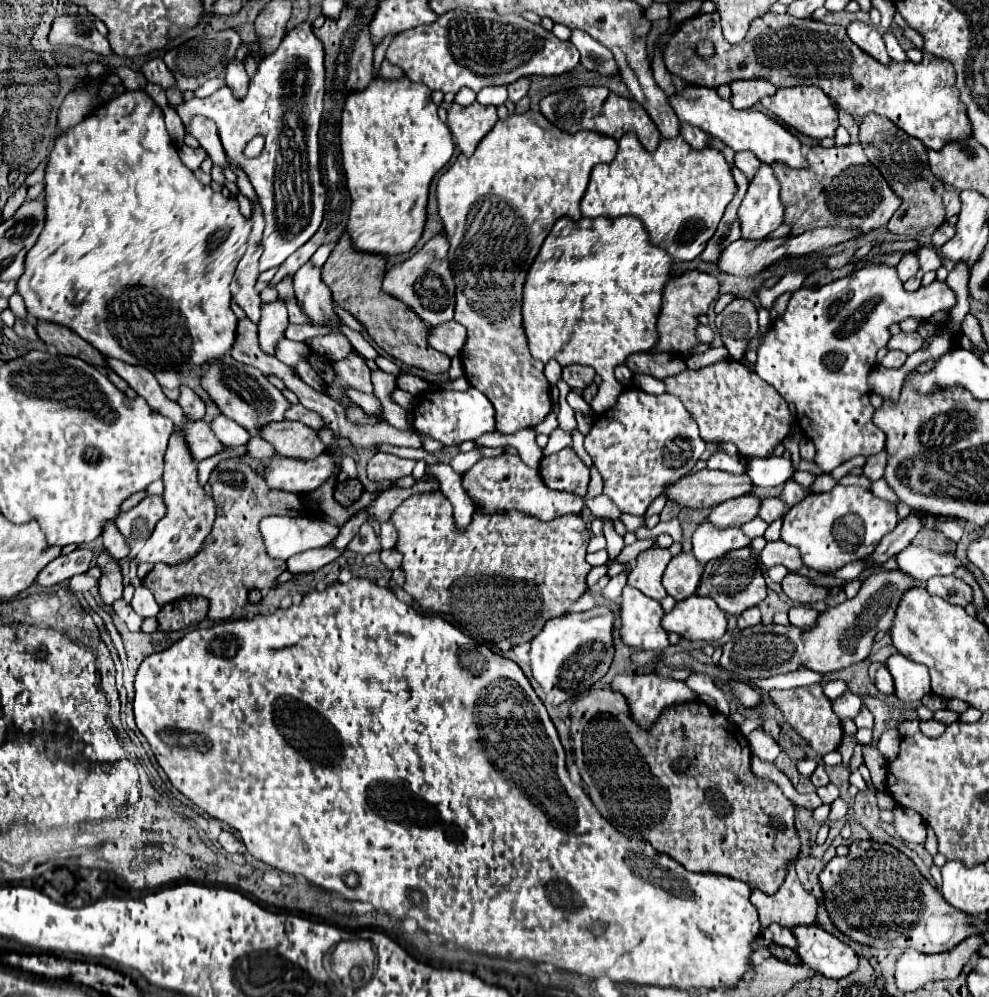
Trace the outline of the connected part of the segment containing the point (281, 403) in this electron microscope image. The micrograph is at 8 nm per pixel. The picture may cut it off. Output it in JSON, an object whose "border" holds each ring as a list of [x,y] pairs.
{"border":[[[225,355],[219,361],[211,361],[205,367],[207,373],[203,375],[203,389],[211,395],[211,399],[215,401],[215,405],[221,409],[225,417],[243,425],[253,437],[259,435],[265,425],[285,419],[289,401],[259,369],[243,365],[235,361],[231,355]]]}

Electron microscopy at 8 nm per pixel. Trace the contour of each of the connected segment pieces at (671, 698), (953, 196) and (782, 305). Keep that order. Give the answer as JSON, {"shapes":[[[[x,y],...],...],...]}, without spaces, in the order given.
{"shapes":[[[[621,673],[615,677],[613,687],[625,697],[627,705],[629,705],[629,713],[633,717],[633,721],[637,725],[641,725],[641,729],[651,729],[651,725],[657,721],[657,717],[671,705],[683,705],[687,701],[697,699],[697,693],[693,693],[685,681],[677,681],[671,677],[663,677],[659,673],[645,673],[645,675],[627,675]]],[[[947,189],[945,195],[943,195],[943,203],[945,203],[945,209],[947,209],[947,217],[959,215],[959,209],[961,209],[959,191],[955,191],[955,189]]],[[[785,293],[785,295],[781,295],[781,297],[775,301],[775,305],[773,305],[773,309],[771,309],[771,319],[773,319],[773,321],[785,313],[787,303],[789,303],[789,297],[791,297],[791,293]]]]}

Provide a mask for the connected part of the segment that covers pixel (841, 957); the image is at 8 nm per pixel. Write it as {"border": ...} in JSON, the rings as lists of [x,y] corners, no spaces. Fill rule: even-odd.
{"border":[[[793,927],[793,935],[799,941],[797,953],[803,963],[825,977],[843,979],[859,967],[857,953],[821,927]]]}

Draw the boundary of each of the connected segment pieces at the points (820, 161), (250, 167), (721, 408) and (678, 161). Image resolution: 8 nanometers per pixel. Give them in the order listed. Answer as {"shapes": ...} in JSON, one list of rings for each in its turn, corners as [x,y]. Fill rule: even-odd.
{"shapes":[[[[849,143],[845,147],[831,147],[831,149],[815,145],[809,149],[807,161],[809,161],[809,167],[801,169],[799,173],[797,173],[797,169],[791,169],[783,163],[773,163],[775,175],[781,183],[781,199],[785,205],[785,223],[791,225],[791,235],[801,235],[815,227],[851,227],[851,225],[861,227],[865,233],[869,233],[877,227],[885,227],[889,223],[891,215],[901,205],[901,199],[891,191],[891,187],[887,185],[887,181],[883,179],[879,169],[869,163],[869,159],[865,157],[859,143]]],[[[301,23],[295,29],[291,29],[279,49],[271,53],[271,57],[265,57],[259,63],[259,71],[251,79],[249,93],[243,101],[237,101],[229,87],[221,87],[211,97],[205,99],[191,99],[187,103],[175,105],[173,109],[179,113],[185,127],[196,114],[205,115],[217,123],[217,131],[221,137],[221,145],[227,153],[227,159],[233,167],[241,169],[247,179],[251,181],[259,203],[263,207],[265,215],[265,231],[263,231],[263,255],[259,263],[259,271],[267,271],[271,267],[279,267],[291,253],[295,253],[301,245],[305,245],[315,231],[319,229],[323,221],[323,209],[325,209],[325,189],[321,183],[321,167],[319,167],[319,125],[321,125],[321,113],[323,113],[323,95],[325,95],[325,69],[323,69],[323,43],[313,35],[313,29],[309,23]],[[263,135],[265,137],[265,149],[259,157],[245,157],[243,149],[251,137]]],[[[725,359],[699,371],[685,369],[679,375],[667,377],[663,383],[667,393],[679,397],[691,413],[705,443],[731,441],[743,459],[767,459],[791,429],[793,417],[787,401],[741,361]]],[[[625,133],[619,139],[619,151],[615,159],[607,165],[595,165],[591,171],[591,181],[581,201],[583,217],[619,217],[619,215],[633,215],[639,217],[651,237],[651,243],[665,249],[673,259],[691,261],[699,257],[707,241],[713,237],[725,207],[737,193],[735,179],[731,177],[731,167],[725,163],[721,151],[707,147],[707,149],[691,149],[683,141],[683,137],[675,139],[661,139],[657,151],[649,153],[641,147],[635,133]]]]}

